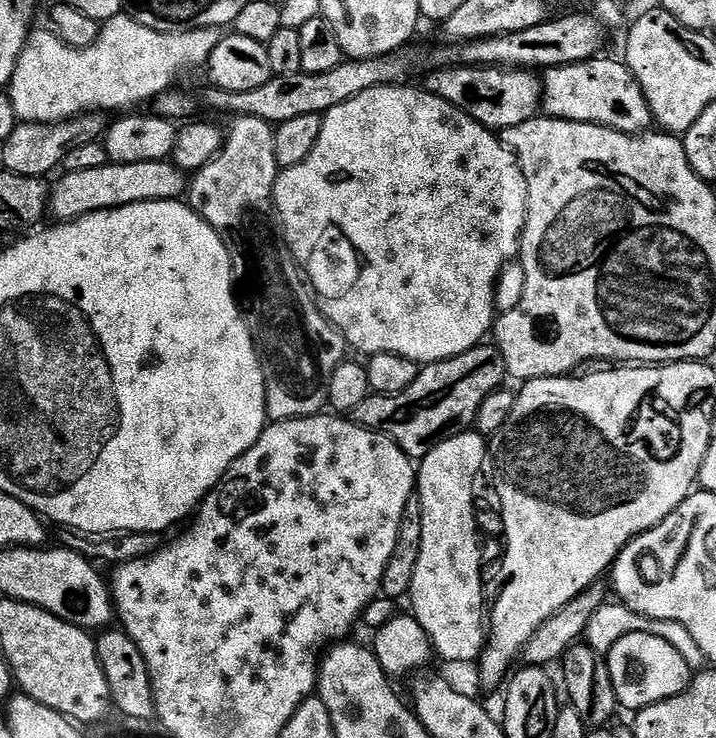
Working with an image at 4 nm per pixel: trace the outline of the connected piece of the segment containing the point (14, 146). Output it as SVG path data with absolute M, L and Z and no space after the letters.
M85 114L75 120L66 120L63 124L25 124L15 125L17 128L8 136L4 144L3 171L13 172L19 176L47 177L47 172L59 169L63 165L66 154L70 150L78 150L86 142L100 140L106 131L106 120L100 114Z

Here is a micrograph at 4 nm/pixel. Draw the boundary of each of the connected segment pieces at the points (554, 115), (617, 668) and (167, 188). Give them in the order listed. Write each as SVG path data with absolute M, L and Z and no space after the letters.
M579 60L577 64L563 64L543 73L543 111L554 120L573 120L587 124L604 124L619 132L649 131L653 127L652 108L648 105L642 86L634 78L627 63L616 60Z
M626 634L626 638L618 638L606 657L610 678L614 682L616 702L621 709L639 710L674 698L686 691L694 679L693 669L688 667L682 654L678 654L668 640L654 634Z
M134 162L133 164L113 164L98 166L98 170L78 170L64 172L56 188L50 192L50 212L60 222L77 220L102 210L130 206L151 200L180 200L186 192L186 176L172 162Z

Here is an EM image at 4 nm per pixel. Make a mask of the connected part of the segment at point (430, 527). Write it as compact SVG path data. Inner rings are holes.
M475 430L459 432L446 438L418 464L418 499L421 502L422 538L417 568L414 570L411 615L426 630L435 655L452 664L468 664L479 661L488 642L486 627L486 600L484 604L485 553L476 548L476 536L472 536L472 491L478 487L476 479L484 468L488 456L489 441Z

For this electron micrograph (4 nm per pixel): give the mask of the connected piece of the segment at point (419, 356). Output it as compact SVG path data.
M384 84L380 88L371 88L354 98L350 98L350 102L342 102L342 106L334 106L330 111L323 113L322 134L318 134L318 142L314 142L314 150L310 150L310 154L302 162L298 162L298 166L290 166L283 169L276 178L276 214L279 223L282 225L282 236L287 243L288 249L295 256L297 265L302 266L303 275L306 277L307 283L310 285L313 293L322 301L324 315L340 329L345 341L351 347L353 344L360 352L368 352L367 354L389 352L390 354L398 354L402 358L415 360L417 365L423 366L426 364L436 364L439 360L449 360L455 356L466 354L471 348L478 348L481 344L485 343L487 336L484 335L487 332L489 335L493 331L494 321L498 315L498 307L496 308L496 283L499 282L500 275L504 272L504 267L511 260L513 263L517 259L520 250L520 235L524 232L524 219L528 217L528 183L524 177L523 170L520 169L520 161L516 159L511 147L508 147L505 141L503 144L500 141L503 139L493 129L482 126L477 120L470 118L470 114L458 110L450 102L438 98L423 87L420 87L421 89L404 87Z

